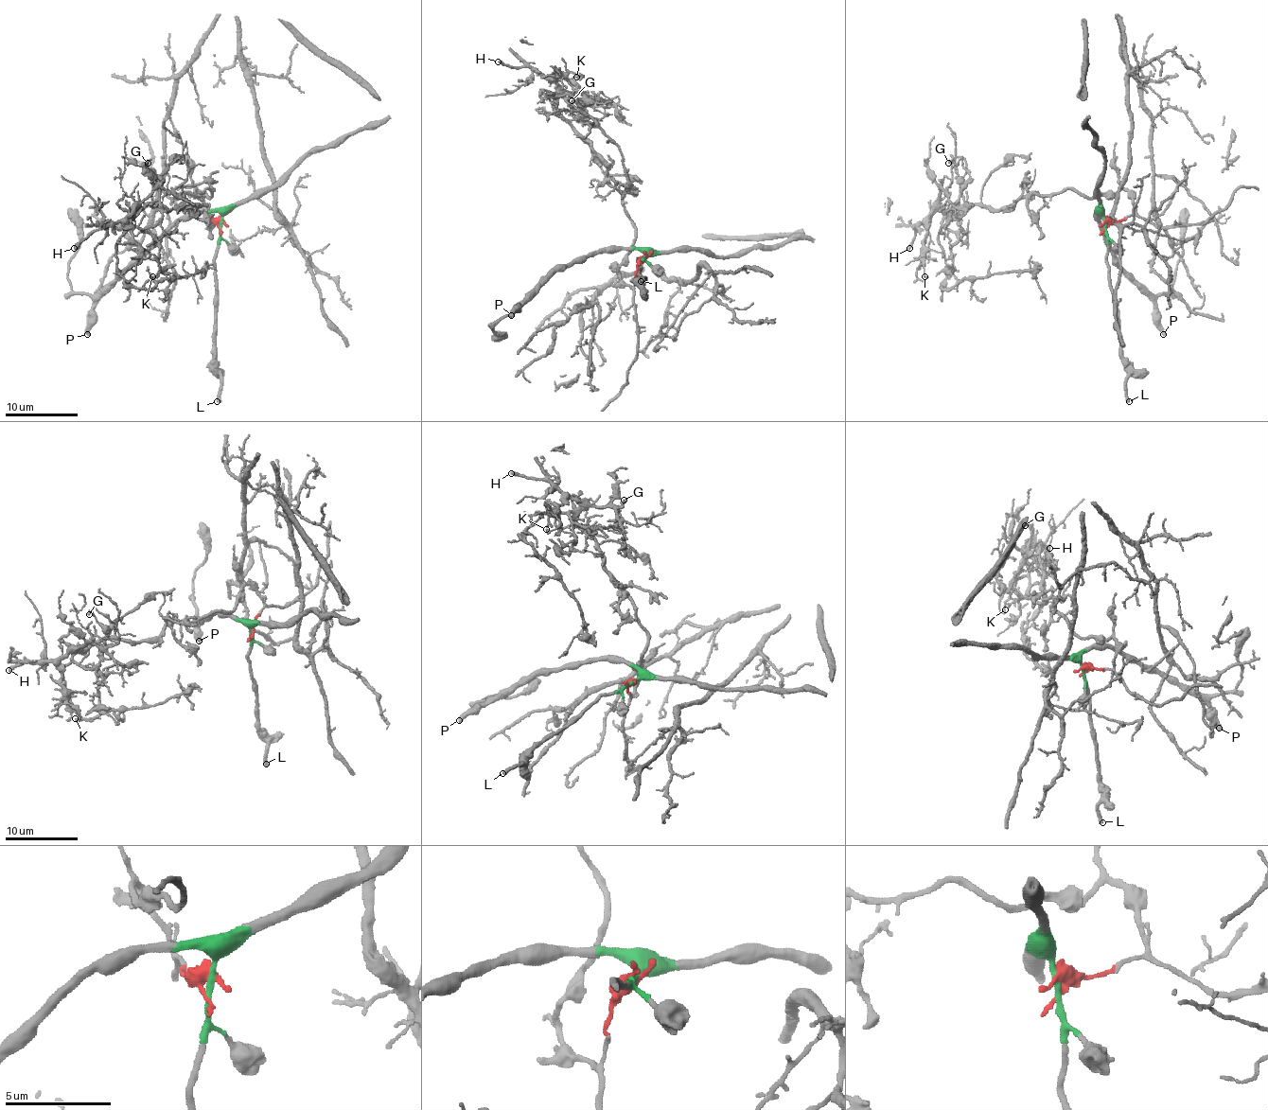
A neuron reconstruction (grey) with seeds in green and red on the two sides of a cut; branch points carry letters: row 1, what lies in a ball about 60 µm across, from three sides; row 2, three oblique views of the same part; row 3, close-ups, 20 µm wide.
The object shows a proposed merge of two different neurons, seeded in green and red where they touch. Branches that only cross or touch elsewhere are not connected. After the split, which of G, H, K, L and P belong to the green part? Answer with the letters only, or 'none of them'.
L, P

